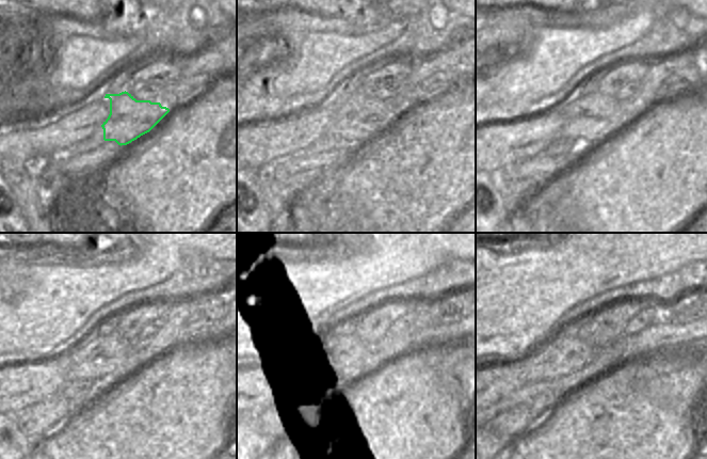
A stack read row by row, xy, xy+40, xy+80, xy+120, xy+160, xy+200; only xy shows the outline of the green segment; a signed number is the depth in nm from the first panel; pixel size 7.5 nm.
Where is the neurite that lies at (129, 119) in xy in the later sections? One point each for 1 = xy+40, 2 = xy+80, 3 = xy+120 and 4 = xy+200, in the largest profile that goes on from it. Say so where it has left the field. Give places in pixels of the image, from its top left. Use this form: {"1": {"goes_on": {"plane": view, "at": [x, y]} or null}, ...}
{"1": {"goes_on": {"plane": "xy+40", "at": [359, 116]}}, "2": {"goes_on": {"plane": "xy+80", "at": [589, 120]}}, "3": {"goes_on": {"plane": "xy+120", "at": [109, 358]}}, "4": {"goes_on": {"plane": "xy+200", "at": [557, 357]}}}

